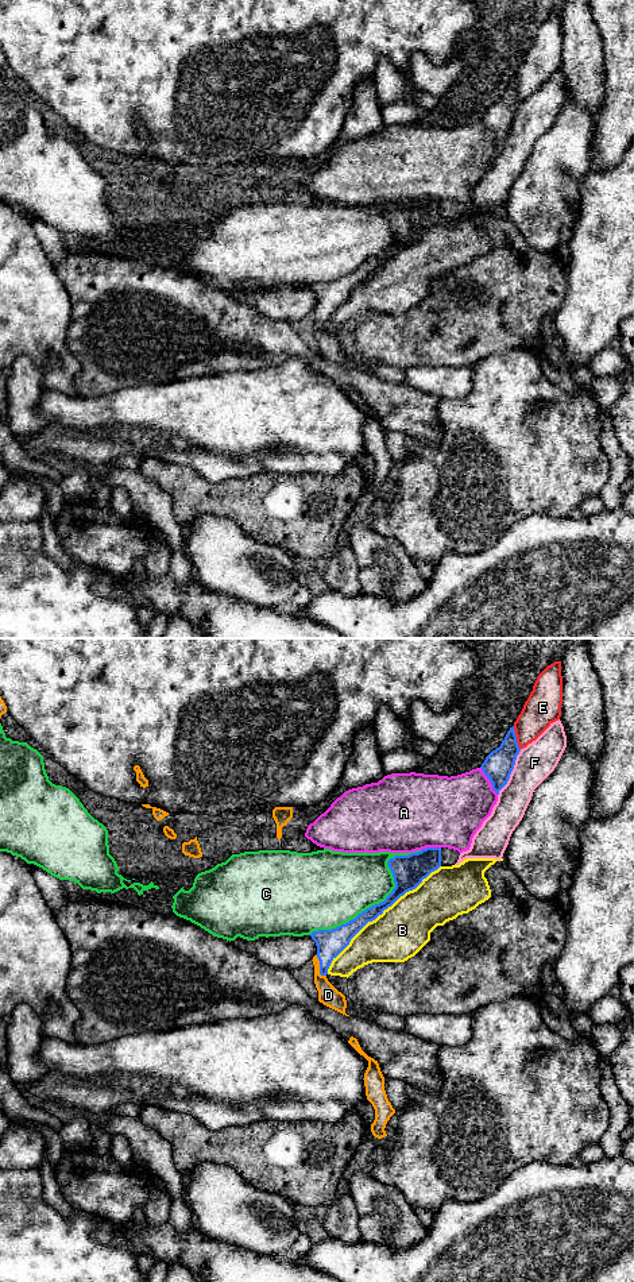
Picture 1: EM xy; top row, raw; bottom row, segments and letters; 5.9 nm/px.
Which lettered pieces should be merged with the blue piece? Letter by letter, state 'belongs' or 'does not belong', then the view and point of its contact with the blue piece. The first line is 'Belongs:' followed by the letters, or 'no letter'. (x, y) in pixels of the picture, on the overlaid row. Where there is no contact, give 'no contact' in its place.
Belongs: D
A: does not belong; meets blue in xy at (490, 780)
B: does not belong; meets blue in xy at (378, 915)
C: does not belong; meets blue in xy at (382, 902)
D: belongs; meets blue in xy at (320, 966)
E: does not belong; meets blue in xy at (515, 738)
F: does not belong; meets blue in xy at (511, 771)

